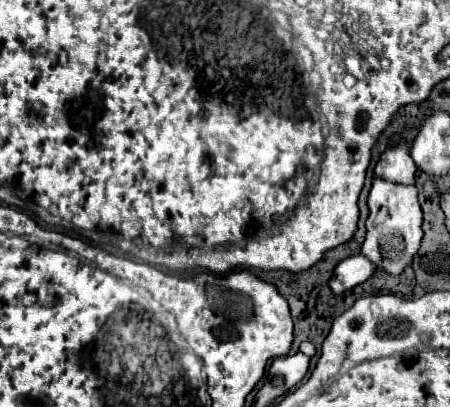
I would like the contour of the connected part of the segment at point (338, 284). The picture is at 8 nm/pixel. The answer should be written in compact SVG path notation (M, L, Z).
M363 253L351 255L335 267L329 287L333 289L335 295L341 295L341 293L353 289L355 285L367 281L373 275L373 271L375 271L375 265Z

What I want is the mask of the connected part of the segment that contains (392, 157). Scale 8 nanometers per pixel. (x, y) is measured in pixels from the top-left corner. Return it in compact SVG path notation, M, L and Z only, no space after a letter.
M397 141L389 145L381 159L375 165L375 175L389 179L389 181L401 181L401 183L415 183L415 163L411 159L409 147L405 141Z

